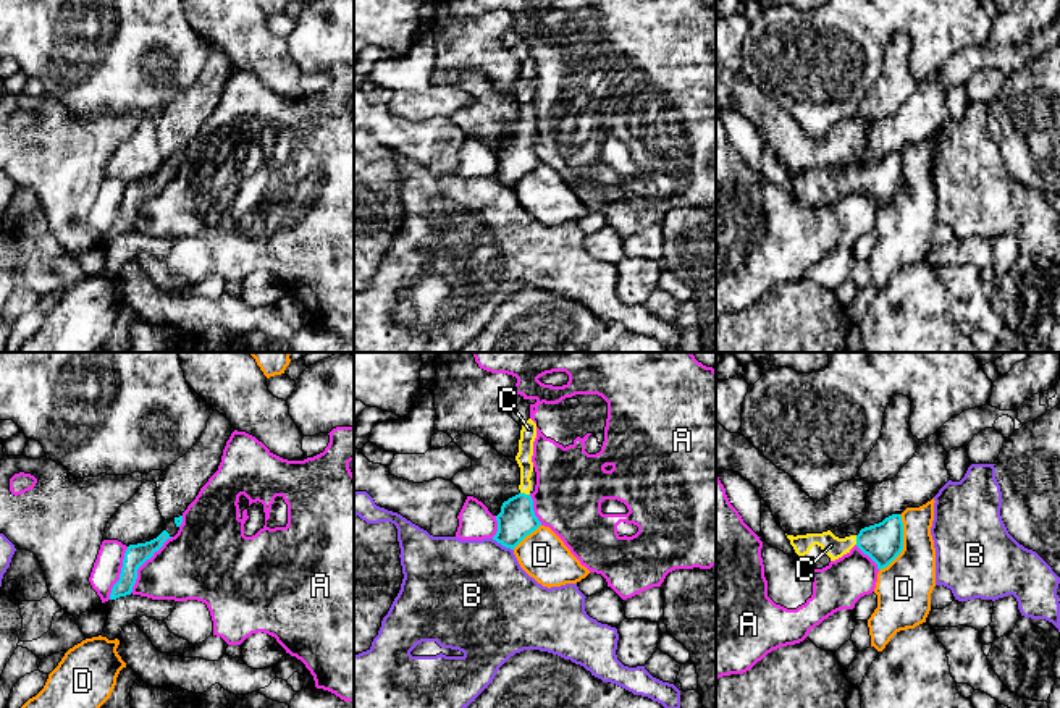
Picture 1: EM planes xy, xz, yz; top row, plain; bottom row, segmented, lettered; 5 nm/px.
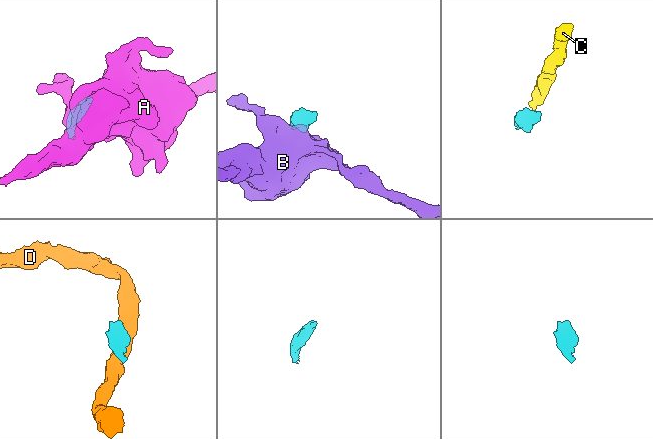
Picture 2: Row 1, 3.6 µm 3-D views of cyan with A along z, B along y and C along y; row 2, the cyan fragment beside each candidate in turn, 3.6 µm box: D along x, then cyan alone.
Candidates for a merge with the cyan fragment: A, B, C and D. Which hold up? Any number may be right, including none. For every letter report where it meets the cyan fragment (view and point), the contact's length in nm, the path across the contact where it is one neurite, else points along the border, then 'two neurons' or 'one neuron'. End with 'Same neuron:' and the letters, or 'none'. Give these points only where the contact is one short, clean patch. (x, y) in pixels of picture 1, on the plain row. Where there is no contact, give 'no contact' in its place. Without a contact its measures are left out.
A: meets cyan in xy at (143, 201); contact 360 nm long; two neurons
B: meets cyan in xz at (503, 183); contact 130 nm long; border along xz (492, 176), (513, 188); two neurons
C: meets cyan in xz at (524, 131); contact 50 nm long; runs through xz (517, 157), (524, 131), (525, 81); one neuron
D: meets cyan in yz at (902, 181); contact 300 nm long; two neurons
Same neuron: C

